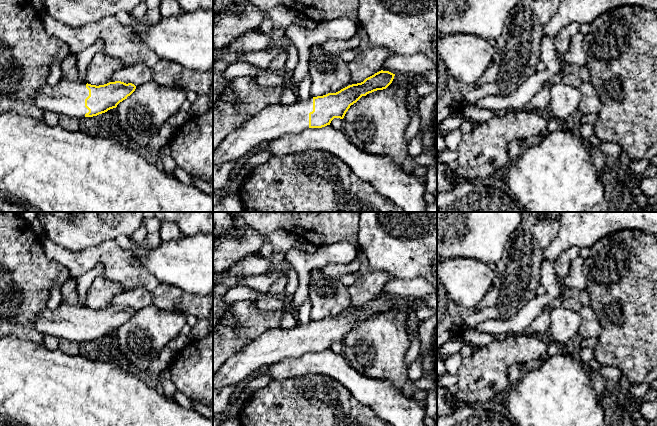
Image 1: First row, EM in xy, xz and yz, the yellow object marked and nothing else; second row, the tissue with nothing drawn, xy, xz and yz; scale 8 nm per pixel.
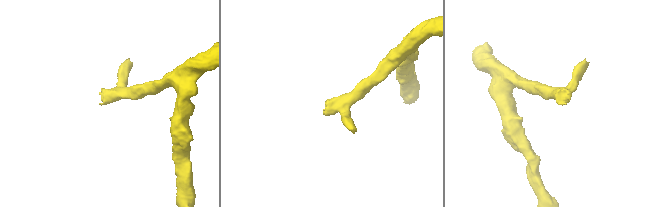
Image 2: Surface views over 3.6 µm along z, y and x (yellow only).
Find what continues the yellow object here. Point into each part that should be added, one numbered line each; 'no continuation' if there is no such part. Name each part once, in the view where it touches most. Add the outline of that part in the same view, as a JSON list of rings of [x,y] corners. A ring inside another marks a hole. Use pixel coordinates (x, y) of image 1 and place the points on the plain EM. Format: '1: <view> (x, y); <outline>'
1: xy (68, 322); [[[62,302],[55,310],[39,312],[33,325],[44,335],[53,335],[80,344],[89,336],[85,331],[85,323],[89,320],[86,308],[87,306],[71,306]]]

